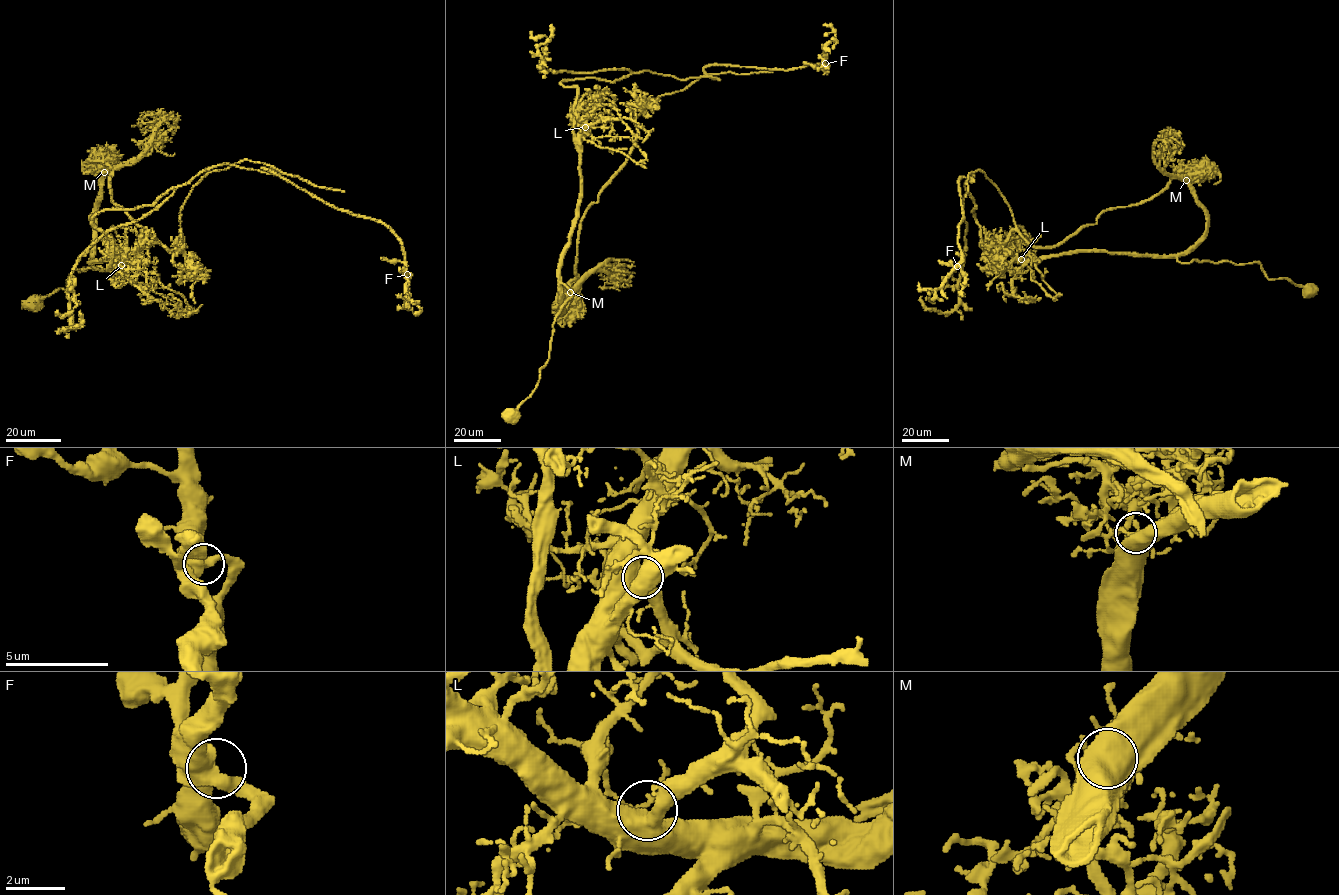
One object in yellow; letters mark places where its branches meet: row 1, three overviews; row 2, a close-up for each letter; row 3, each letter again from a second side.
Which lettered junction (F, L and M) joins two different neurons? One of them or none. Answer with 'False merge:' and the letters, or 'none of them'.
False merge: M

